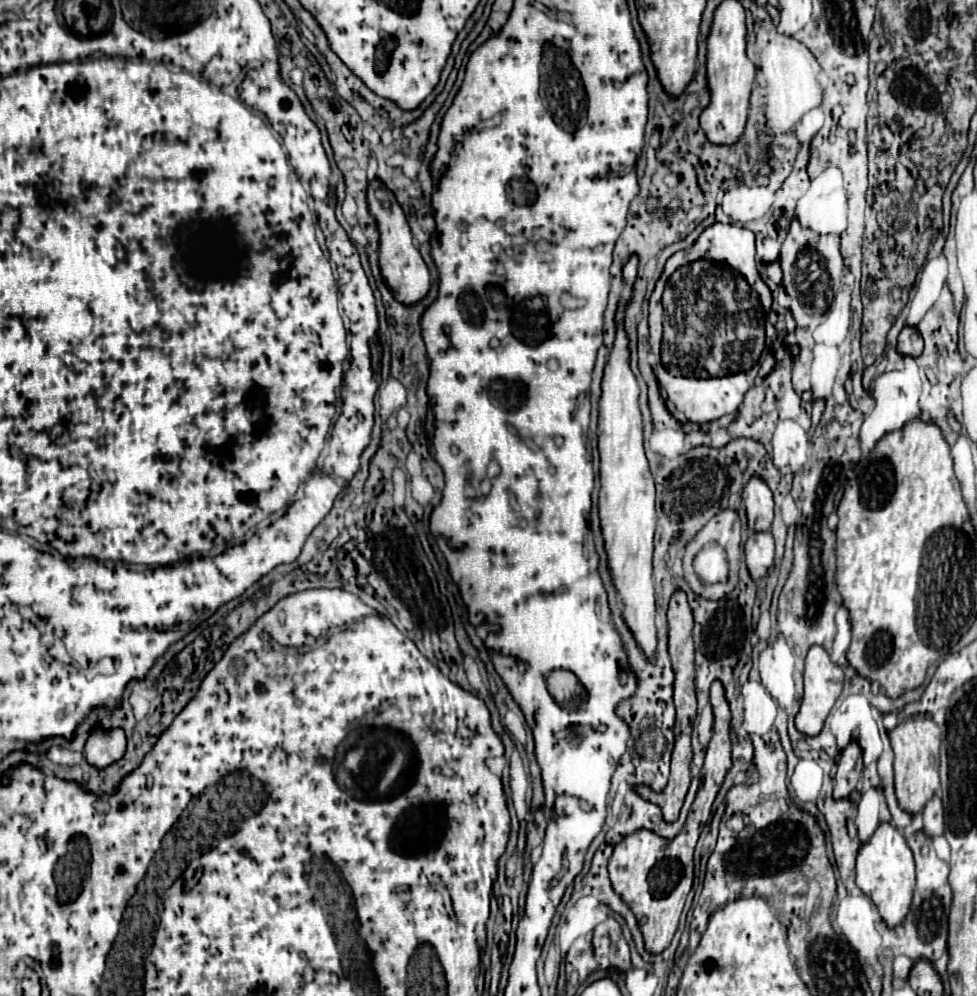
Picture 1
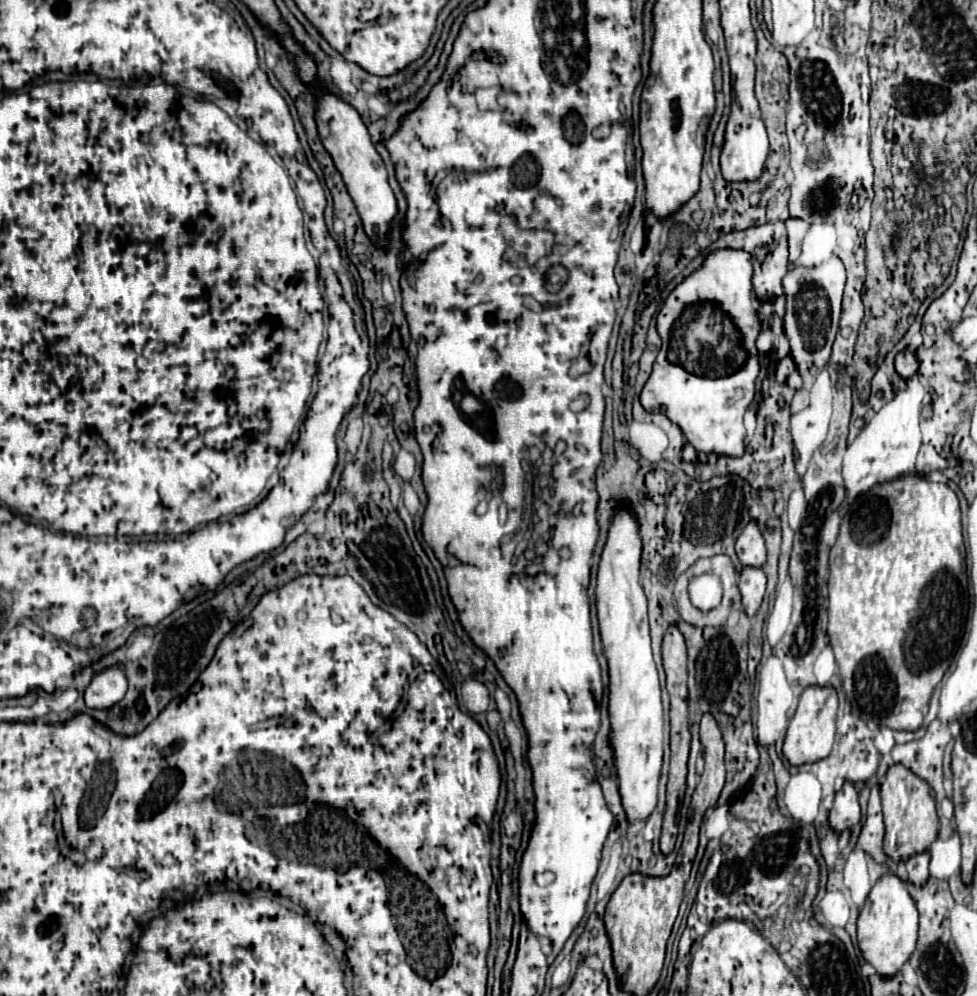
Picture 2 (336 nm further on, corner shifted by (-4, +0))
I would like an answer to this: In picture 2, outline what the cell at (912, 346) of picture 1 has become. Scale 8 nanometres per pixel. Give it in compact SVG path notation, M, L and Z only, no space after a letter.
M902 351L896 355L896 373L902 379L910 379L918 371L918 359L910 351Z

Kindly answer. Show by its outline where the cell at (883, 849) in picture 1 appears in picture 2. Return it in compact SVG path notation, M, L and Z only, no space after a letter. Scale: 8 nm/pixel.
M886 873L872 887L858 917L858 947L862 951L862 957L878 971L880 977L890 979L902 969L902 965L914 953L916 937L918 911L910 893L906 891L906 883L900 881L896 875Z

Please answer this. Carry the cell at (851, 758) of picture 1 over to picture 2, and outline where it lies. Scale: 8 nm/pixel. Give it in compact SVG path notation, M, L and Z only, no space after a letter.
M844 783L842 789L836 793L828 821L836 833L842 833L844 829L852 829L860 821L858 793L852 783Z

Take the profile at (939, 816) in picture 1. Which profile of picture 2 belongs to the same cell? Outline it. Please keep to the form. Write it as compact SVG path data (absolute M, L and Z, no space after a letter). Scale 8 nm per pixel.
M928 851L908 859L906 861L908 881L914 881L914 885L924 885L928 881L928 863L930 863L930 853Z

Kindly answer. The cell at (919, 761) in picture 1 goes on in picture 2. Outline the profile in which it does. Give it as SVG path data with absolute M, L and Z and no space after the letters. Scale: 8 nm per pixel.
M892 765L886 773L884 783L880 785L880 799L886 825L884 853L894 861L908 861L912 855L928 851L938 835L938 815L928 783L916 777L910 769Z

